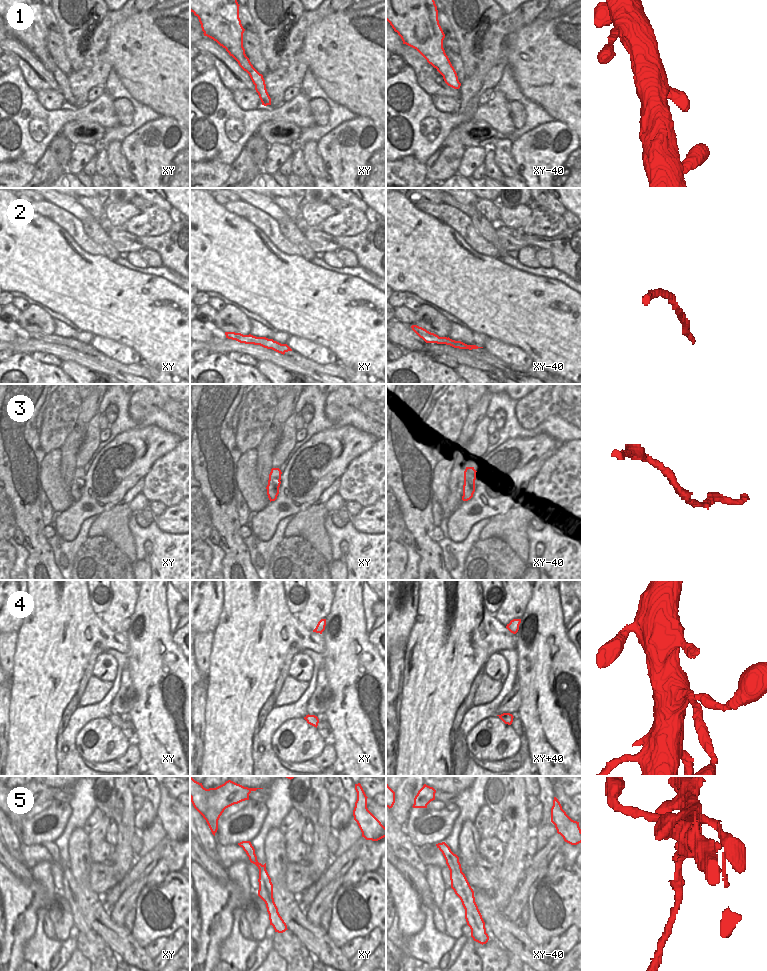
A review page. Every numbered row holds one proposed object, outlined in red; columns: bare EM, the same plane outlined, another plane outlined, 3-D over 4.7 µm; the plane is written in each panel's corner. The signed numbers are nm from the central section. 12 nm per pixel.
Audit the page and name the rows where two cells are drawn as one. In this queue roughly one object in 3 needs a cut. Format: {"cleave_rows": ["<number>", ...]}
{"cleave_rows": ["5"]}

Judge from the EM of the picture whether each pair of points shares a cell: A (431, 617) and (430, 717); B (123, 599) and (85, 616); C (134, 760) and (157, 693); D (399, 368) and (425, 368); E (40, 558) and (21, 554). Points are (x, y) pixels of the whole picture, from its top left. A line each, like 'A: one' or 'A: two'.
A: one
B: two
C: two
D: one
E: two

